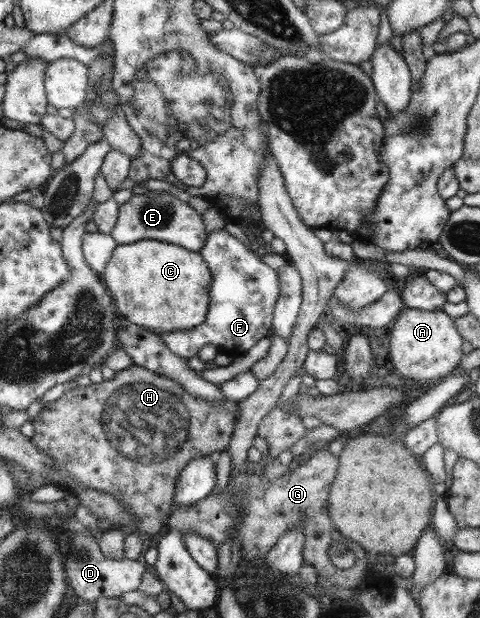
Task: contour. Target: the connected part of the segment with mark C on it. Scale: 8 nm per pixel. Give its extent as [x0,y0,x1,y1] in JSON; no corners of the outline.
[101,238,212,334]

